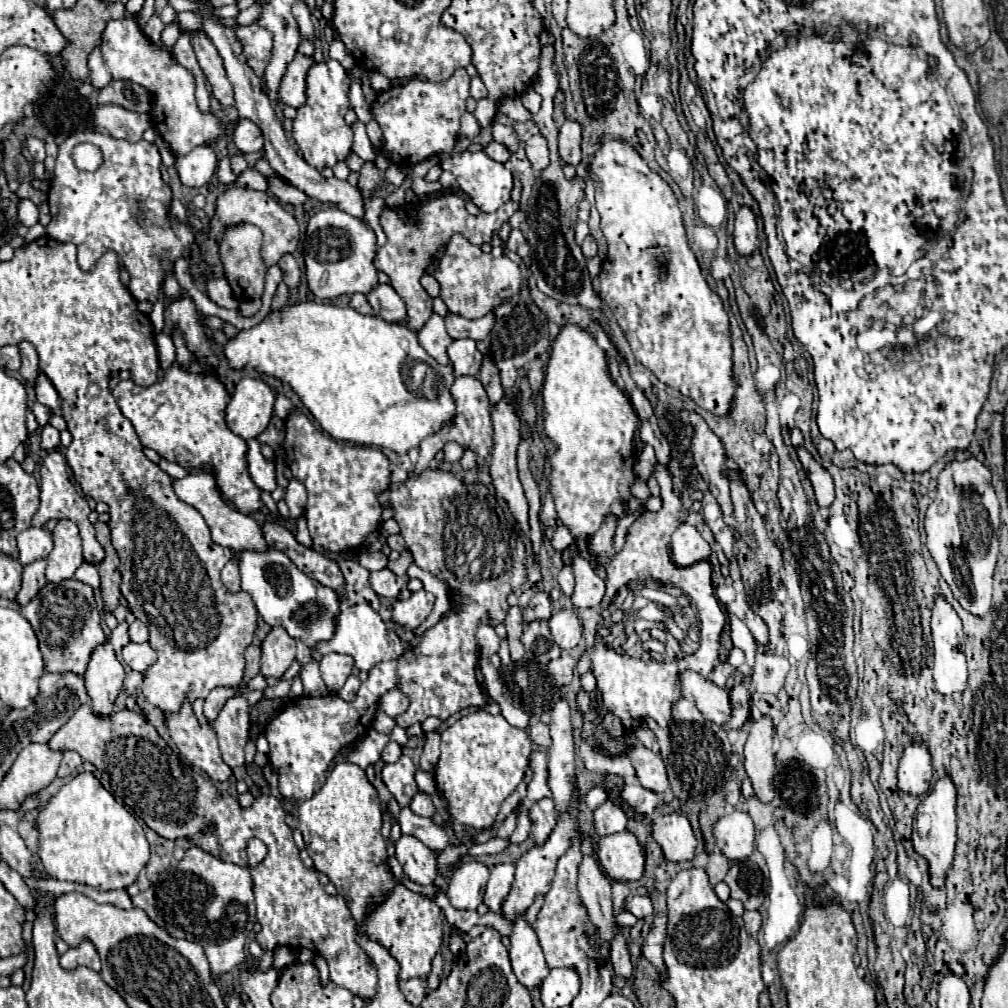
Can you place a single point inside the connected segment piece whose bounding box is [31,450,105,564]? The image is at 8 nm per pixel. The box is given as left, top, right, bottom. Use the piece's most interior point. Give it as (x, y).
(59, 500)

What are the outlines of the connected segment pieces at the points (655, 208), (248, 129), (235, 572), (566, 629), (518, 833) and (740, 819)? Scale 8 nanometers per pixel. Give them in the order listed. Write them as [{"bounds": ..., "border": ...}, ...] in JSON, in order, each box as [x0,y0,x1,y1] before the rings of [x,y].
[{"bounds":[589,134,735,416],"border":[[[603,134],[599,138],[599,148],[595,150],[589,168],[597,178],[595,204],[601,214],[601,230],[609,246],[599,274],[601,300],[613,310],[637,362],[651,370],[661,382],[691,398],[699,408],[705,408],[719,416],[727,414],[735,390],[731,378],[733,364],[729,318],[719,296],[703,280],[699,262],[685,234],[683,214],[677,206],[673,190],[657,172],[647,166],[647,162],[629,142],[611,134]]]},{"bounds":[233,120,263,152],"border":[[[241,120],[233,132],[233,144],[243,152],[263,150],[263,134],[251,120]]]},{"bounds":[221,558,241,592],"border":[[[231,558],[227,564],[225,564],[225,568],[221,570],[221,582],[223,582],[223,586],[229,590],[229,592],[239,592],[241,588],[239,588],[239,568],[237,568],[237,560],[235,558]]]},{"bounds":[549,610,583,650],"border":[[[559,610],[549,618],[549,628],[555,644],[563,650],[573,650],[581,636],[583,636],[583,626],[581,620],[577,618],[575,610]]]},{"bounds":[509,804,531,844],"border":[[[517,804],[517,828],[509,836],[509,840],[515,840],[515,844],[521,844],[531,834],[531,820],[527,810],[527,804]]]},{"bounds":[713,810,755,860],"border":[[[731,810],[713,824],[713,838],[729,860],[749,858],[755,840],[751,816],[741,810]]]}]

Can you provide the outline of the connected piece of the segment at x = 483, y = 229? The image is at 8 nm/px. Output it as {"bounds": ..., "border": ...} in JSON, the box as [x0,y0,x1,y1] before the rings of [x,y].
{"bounds":[375,192,519,332],"border":[[[443,192],[443,194],[445,196],[437,196],[437,198],[431,198],[431,200],[423,202],[419,208],[415,208],[415,212],[409,212],[409,210],[395,212],[391,208],[385,208],[381,212],[381,216],[379,216],[379,224],[381,224],[383,232],[387,234],[387,244],[377,250],[375,268],[381,270],[381,272],[385,272],[389,276],[391,286],[395,288],[395,292],[403,298],[403,302],[407,306],[405,324],[409,328],[417,330],[417,332],[425,326],[425,322],[433,314],[433,310],[431,310],[431,298],[423,290],[423,286],[419,284],[419,278],[425,272],[425,268],[431,264],[433,254],[437,252],[437,248],[441,244],[447,244],[447,240],[455,232],[461,232],[473,244],[481,246],[483,242],[489,242],[491,234],[495,230],[499,230],[501,224],[507,222],[509,216],[519,208],[519,204],[507,202],[497,212],[491,212],[491,214],[481,212],[479,216],[471,216],[465,210],[465,202],[463,202],[461,196],[457,196],[455,192]]]}

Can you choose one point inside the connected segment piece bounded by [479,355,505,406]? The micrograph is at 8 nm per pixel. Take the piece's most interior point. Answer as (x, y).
(489, 375)

